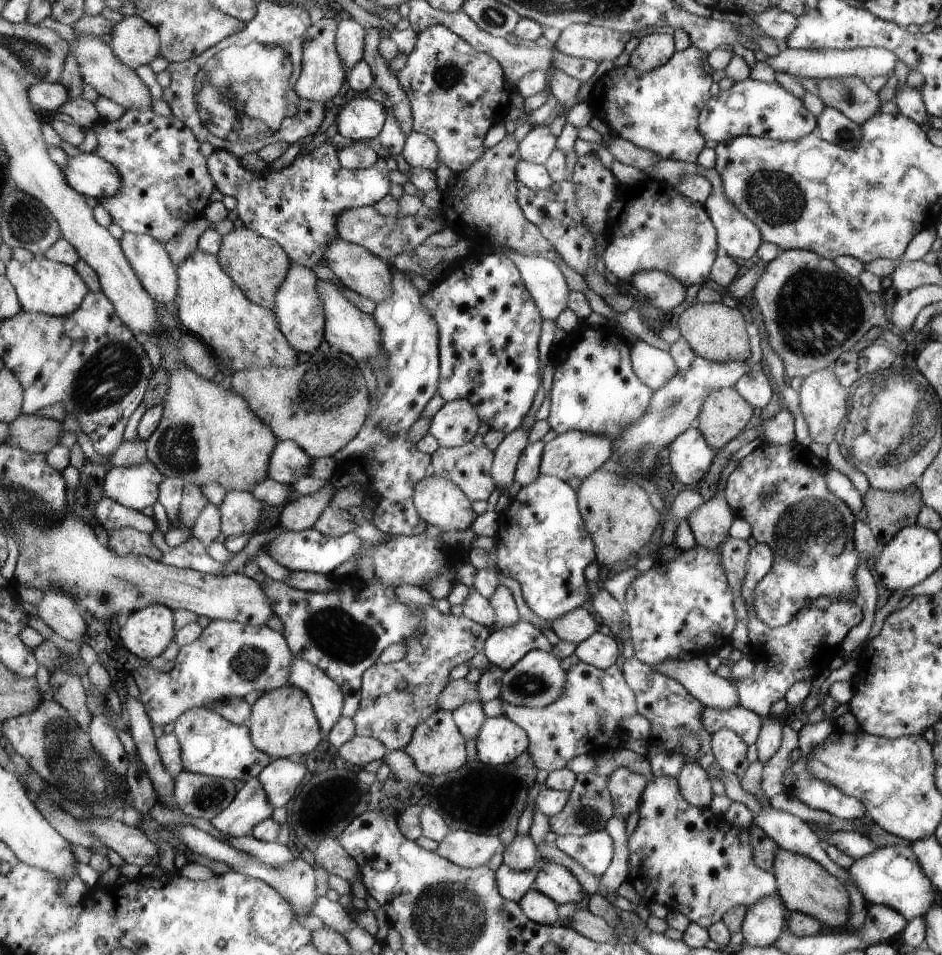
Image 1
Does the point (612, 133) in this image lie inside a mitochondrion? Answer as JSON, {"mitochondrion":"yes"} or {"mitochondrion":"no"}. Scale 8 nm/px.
{"mitochondrion":"no"}

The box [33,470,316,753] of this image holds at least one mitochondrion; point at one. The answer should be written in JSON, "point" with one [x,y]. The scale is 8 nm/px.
{"point":[249,662]}

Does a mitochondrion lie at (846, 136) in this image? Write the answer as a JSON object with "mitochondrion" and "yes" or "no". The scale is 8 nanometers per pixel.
{"mitochondrion":"yes"}

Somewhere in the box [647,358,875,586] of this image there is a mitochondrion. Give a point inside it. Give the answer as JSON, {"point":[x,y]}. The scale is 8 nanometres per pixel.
{"point":[806,532]}

